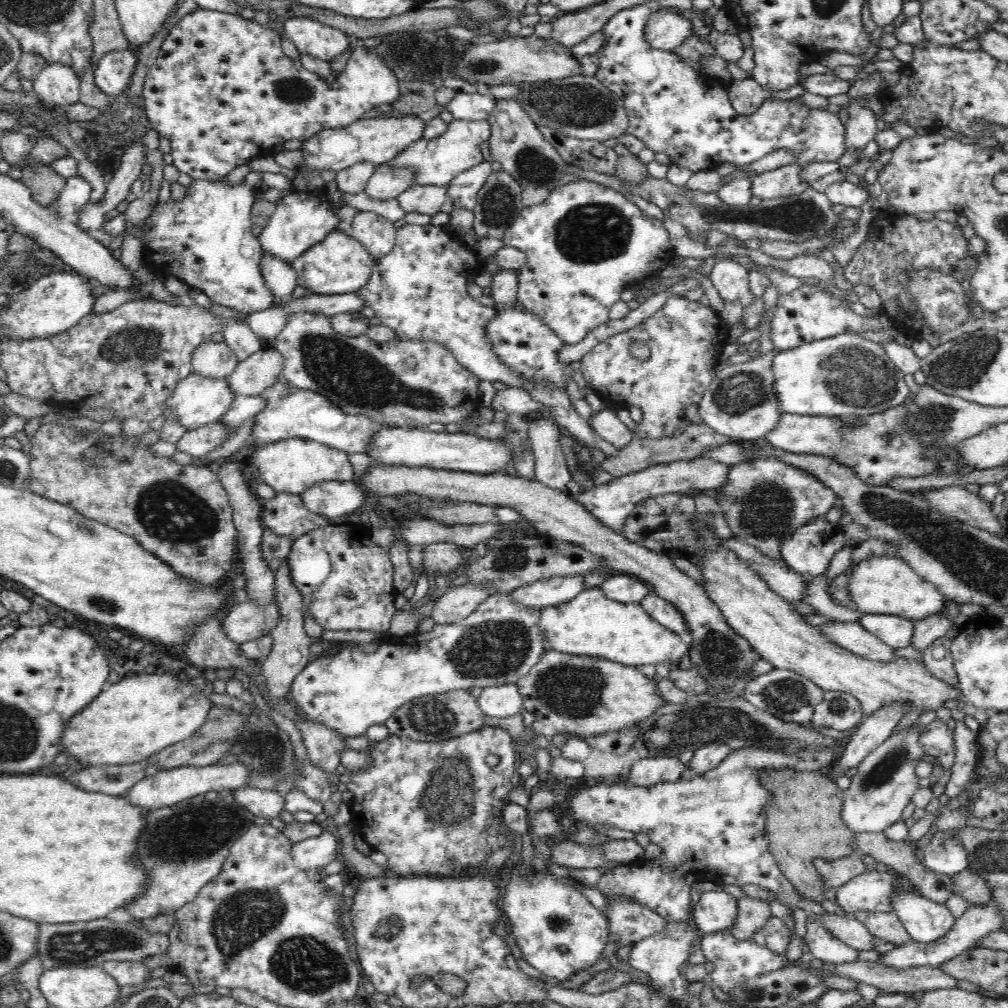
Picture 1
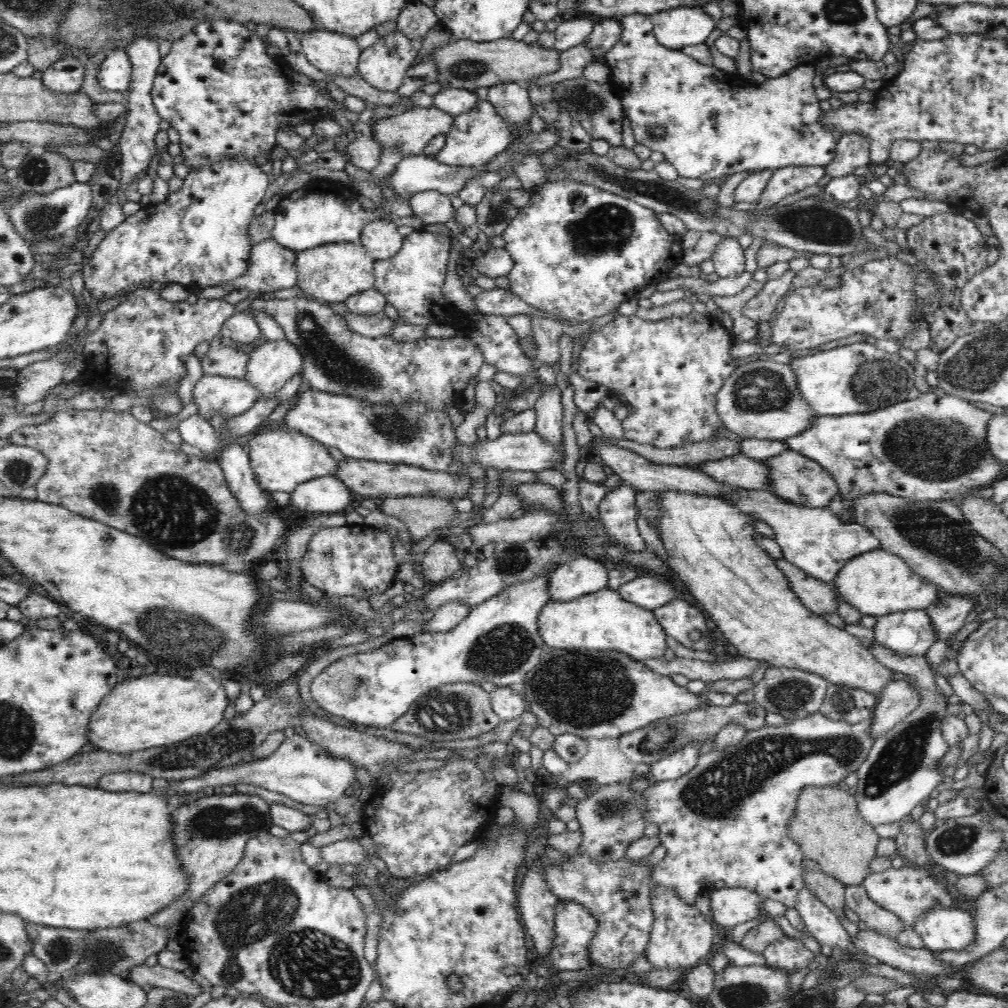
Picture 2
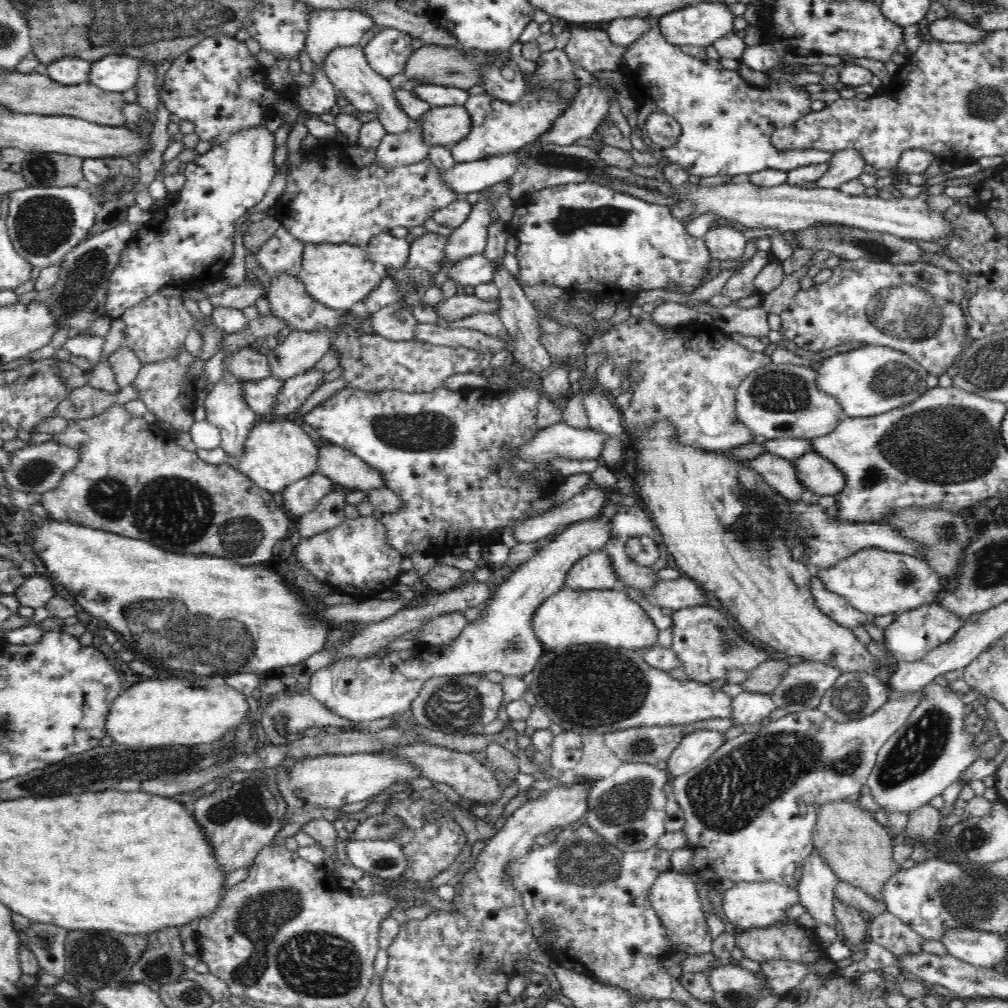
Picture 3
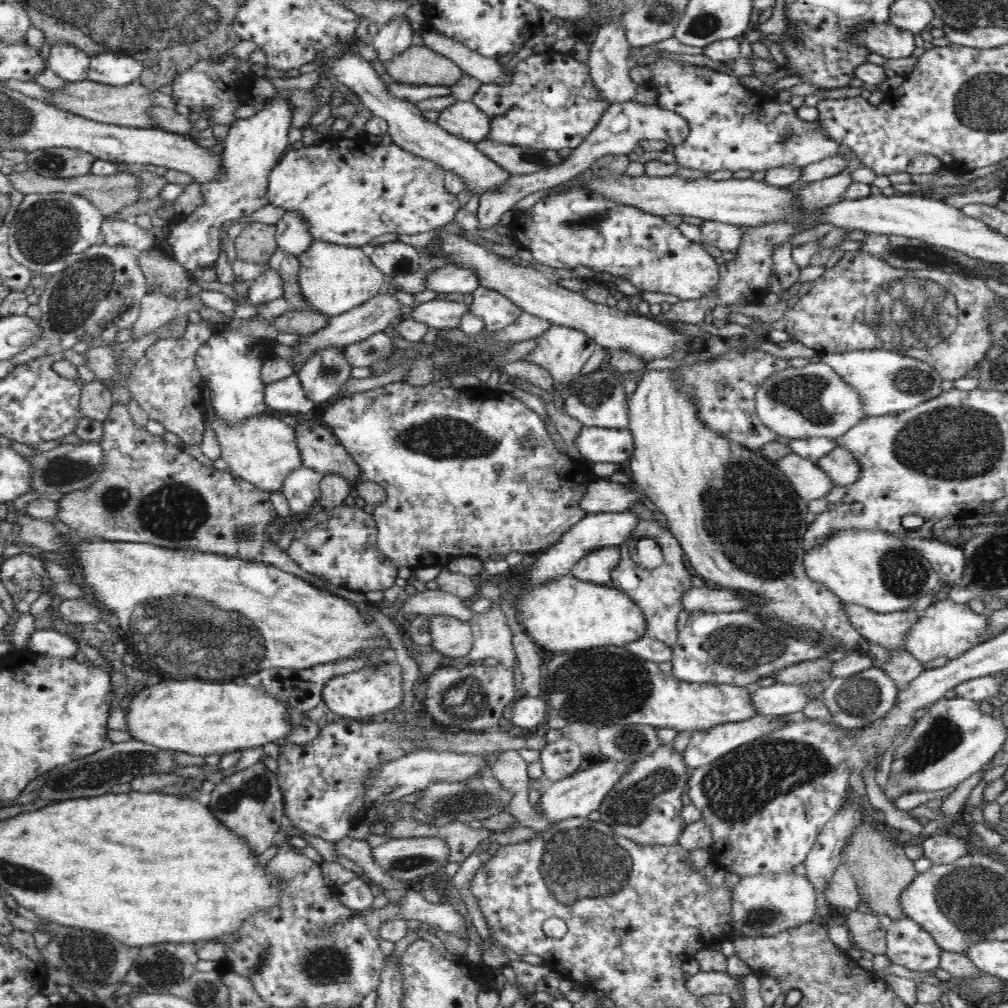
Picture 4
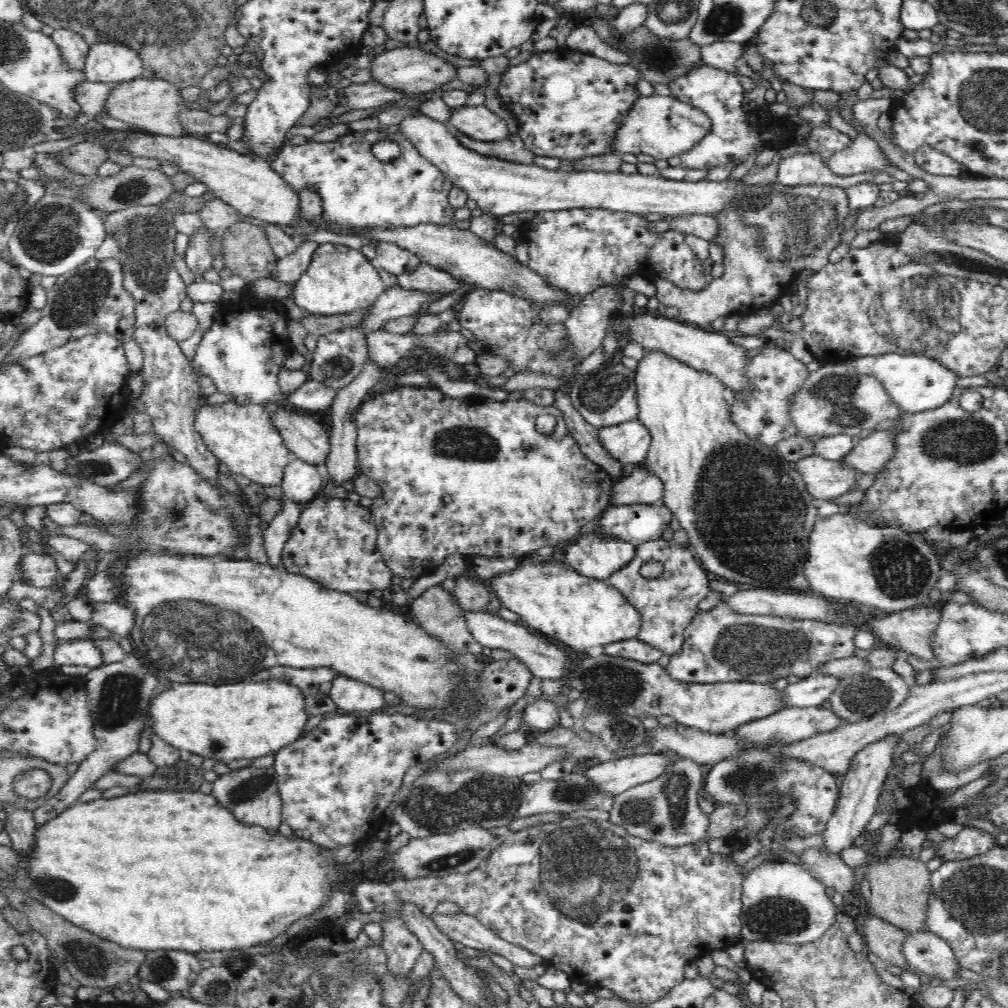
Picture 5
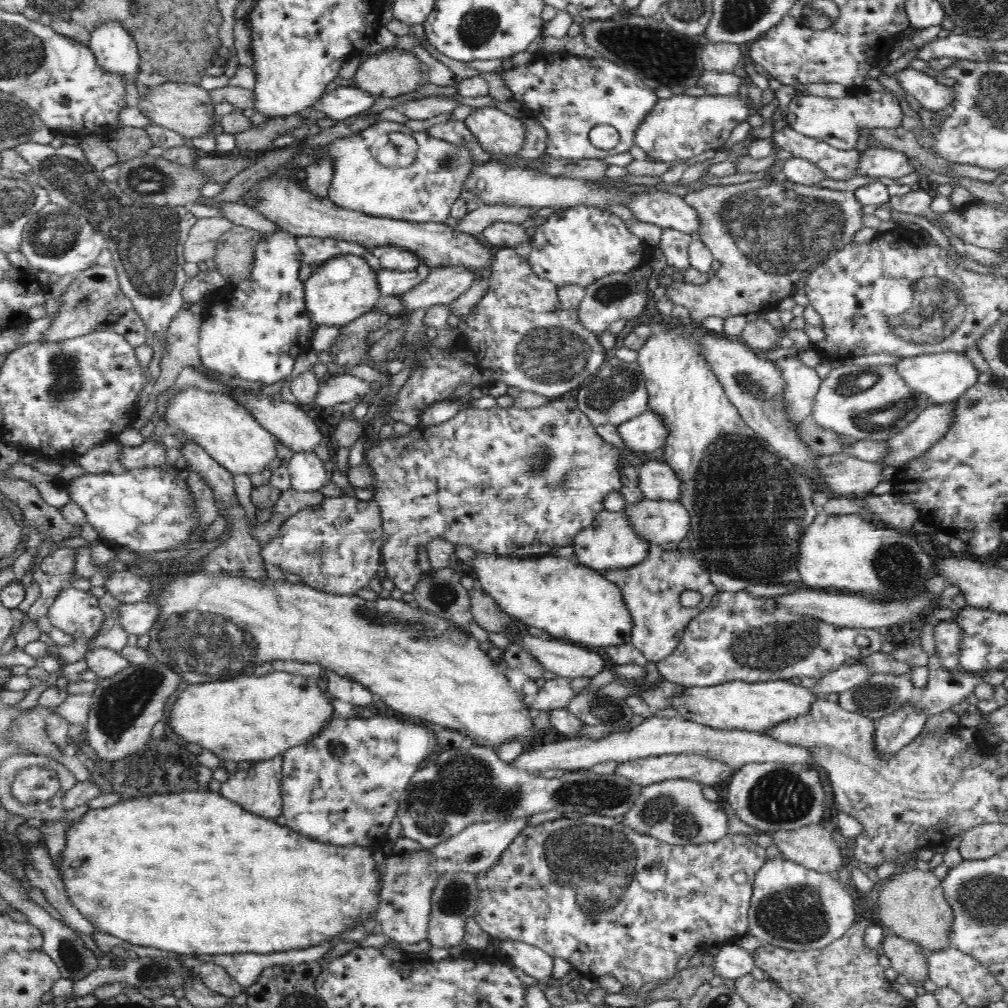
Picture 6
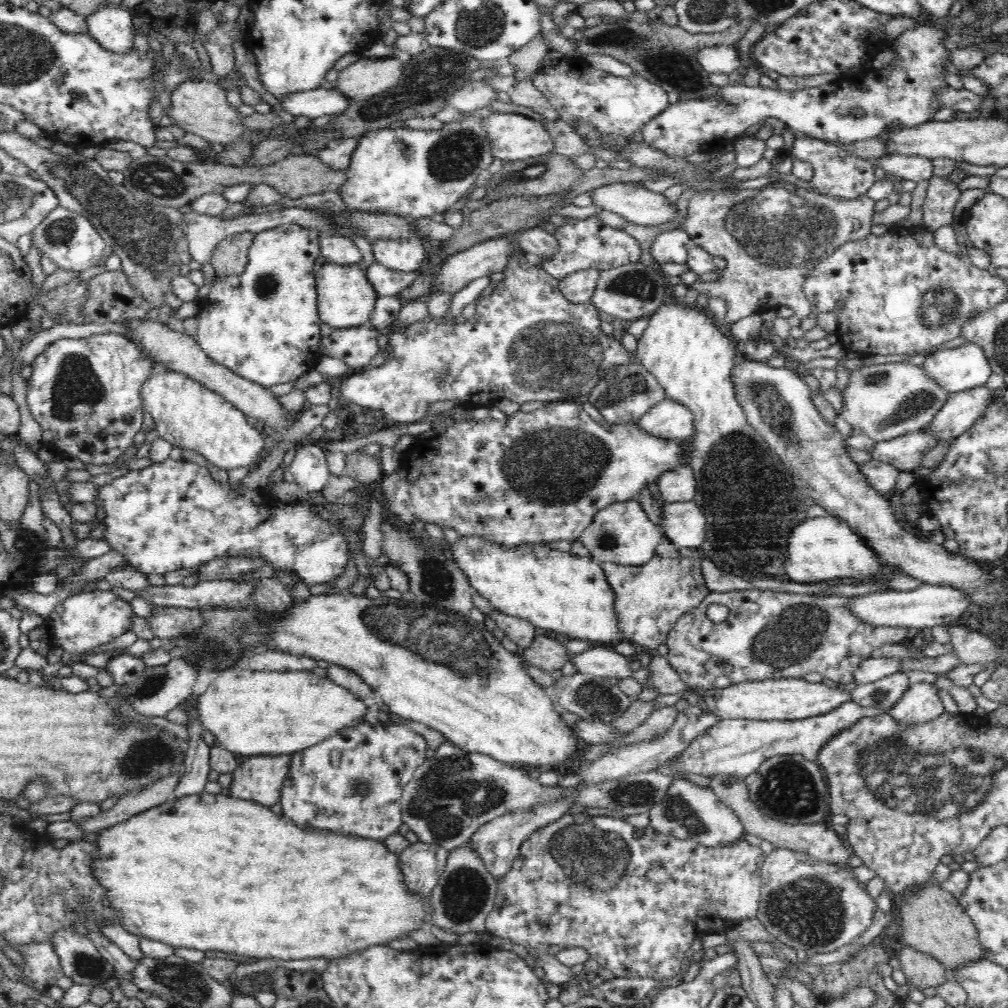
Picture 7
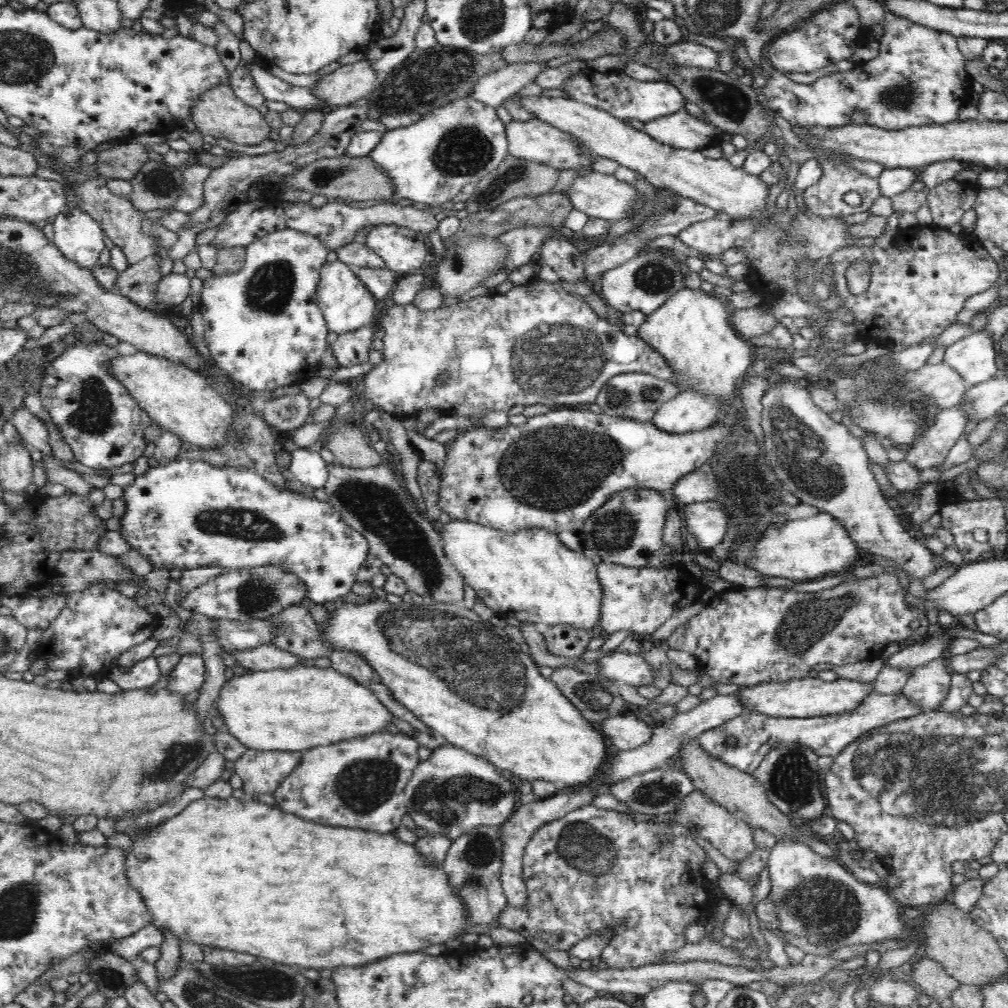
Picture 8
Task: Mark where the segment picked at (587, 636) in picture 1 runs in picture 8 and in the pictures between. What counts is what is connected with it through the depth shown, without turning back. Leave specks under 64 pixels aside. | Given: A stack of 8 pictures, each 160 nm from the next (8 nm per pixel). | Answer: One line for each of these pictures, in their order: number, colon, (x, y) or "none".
2: (603, 620)
3: (570, 617)
4: (565, 614)
5: (555, 601)
6: (576, 604)
7: (570, 595)
8: (529, 574)

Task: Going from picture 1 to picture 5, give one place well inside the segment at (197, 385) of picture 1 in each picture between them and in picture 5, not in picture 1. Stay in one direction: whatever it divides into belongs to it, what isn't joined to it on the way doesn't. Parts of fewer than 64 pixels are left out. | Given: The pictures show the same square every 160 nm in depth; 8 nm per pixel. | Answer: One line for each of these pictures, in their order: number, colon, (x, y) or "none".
2: (213, 395)
3: (261, 395)
4: (286, 395)
5: (311, 396)

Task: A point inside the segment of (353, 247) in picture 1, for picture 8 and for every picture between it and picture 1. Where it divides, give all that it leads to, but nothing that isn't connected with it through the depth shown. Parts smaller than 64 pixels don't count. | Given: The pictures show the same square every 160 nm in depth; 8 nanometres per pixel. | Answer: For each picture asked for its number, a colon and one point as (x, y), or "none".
2: (349, 269)
3: (338, 276)
4: (334, 278)
5: (319, 291)
6: (328, 303)
7: (346, 298)
8: (346, 303)

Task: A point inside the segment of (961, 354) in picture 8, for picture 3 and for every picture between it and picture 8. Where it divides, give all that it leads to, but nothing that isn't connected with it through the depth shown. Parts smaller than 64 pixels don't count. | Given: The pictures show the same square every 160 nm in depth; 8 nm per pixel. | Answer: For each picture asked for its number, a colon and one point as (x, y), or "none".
3: (872, 380)
4: (888, 382)
5: (915, 383)
6: (943, 378)
7: (960, 369)

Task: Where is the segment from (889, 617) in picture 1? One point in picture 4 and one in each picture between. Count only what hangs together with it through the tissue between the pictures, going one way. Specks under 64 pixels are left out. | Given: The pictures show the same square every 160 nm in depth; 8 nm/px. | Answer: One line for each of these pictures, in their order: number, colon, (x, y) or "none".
2: (909, 633)
3: (912, 633)
4: (946, 630)

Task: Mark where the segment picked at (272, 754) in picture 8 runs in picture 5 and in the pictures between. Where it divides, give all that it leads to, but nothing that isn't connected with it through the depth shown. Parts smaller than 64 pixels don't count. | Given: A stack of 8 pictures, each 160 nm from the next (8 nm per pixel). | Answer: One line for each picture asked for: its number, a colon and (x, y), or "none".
5: (252, 795)
6: (258, 789)
7: (259, 779)

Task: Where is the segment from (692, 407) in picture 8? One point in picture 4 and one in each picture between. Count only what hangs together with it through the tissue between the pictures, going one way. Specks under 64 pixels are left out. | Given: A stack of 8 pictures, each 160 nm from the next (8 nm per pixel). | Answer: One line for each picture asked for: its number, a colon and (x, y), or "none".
4: (614, 446)
5: (629, 442)
6: (646, 433)
7: (667, 420)

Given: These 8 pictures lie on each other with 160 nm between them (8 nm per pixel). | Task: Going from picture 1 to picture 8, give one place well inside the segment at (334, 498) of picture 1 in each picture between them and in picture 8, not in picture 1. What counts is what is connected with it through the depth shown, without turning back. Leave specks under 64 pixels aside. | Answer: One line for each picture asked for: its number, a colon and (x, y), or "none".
2: (326, 494)
3: (302, 496)
4: (302, 488)
5: (302, 483)
6: (308, 474)
7: (309, 467)
8: (307, 465)

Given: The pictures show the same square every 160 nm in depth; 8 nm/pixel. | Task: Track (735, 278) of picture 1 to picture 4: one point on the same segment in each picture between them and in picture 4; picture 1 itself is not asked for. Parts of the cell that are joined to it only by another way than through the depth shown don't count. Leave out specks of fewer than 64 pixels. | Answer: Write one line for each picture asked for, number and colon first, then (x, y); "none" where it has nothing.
2: (728, 258)
3: (724, 243)
4: (727, 237)

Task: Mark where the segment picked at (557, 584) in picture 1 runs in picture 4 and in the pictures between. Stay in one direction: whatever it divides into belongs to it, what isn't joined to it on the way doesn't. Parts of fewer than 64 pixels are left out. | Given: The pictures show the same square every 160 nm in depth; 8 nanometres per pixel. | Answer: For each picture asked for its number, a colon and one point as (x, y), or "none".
2: (586, 574)
3: (595, 571)
4: (596, 567)

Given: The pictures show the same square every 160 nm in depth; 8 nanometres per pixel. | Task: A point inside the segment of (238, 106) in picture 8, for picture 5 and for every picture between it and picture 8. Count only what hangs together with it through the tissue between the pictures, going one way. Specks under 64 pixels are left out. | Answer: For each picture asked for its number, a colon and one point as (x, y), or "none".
5: (154, 106)
6: (186, 108)
7: (200, 107)

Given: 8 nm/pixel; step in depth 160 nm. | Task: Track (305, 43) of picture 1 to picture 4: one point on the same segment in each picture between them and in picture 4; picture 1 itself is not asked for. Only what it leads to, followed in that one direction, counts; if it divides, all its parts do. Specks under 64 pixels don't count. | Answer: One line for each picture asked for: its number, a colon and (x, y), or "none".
2: (334, 53)
3: (348, 69)
4: (409, 129)

